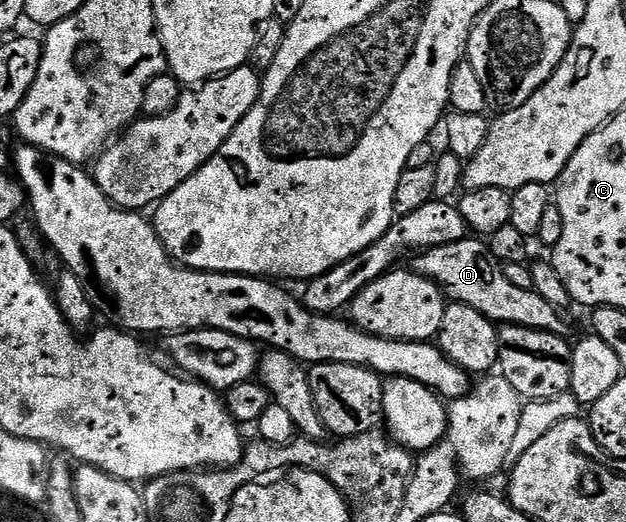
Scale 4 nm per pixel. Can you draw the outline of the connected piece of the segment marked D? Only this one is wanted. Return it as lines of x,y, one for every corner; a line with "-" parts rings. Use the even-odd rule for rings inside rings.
467,238
448,246
428,248
425,252
417,253
413,260
413,271
433,280
451,301
472,306
472,310
480,310
480,314
494,321
495,325
515,324
541,332
565,333
566,320
562,317
565,315
544,302
544,298
540,298
533,288
520,290
520,286
508,282
505,267
498,263
489,243
481,239

